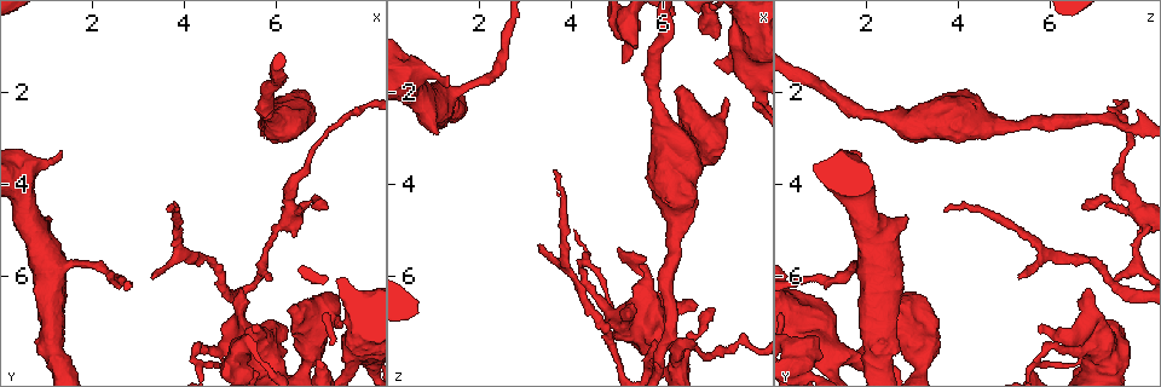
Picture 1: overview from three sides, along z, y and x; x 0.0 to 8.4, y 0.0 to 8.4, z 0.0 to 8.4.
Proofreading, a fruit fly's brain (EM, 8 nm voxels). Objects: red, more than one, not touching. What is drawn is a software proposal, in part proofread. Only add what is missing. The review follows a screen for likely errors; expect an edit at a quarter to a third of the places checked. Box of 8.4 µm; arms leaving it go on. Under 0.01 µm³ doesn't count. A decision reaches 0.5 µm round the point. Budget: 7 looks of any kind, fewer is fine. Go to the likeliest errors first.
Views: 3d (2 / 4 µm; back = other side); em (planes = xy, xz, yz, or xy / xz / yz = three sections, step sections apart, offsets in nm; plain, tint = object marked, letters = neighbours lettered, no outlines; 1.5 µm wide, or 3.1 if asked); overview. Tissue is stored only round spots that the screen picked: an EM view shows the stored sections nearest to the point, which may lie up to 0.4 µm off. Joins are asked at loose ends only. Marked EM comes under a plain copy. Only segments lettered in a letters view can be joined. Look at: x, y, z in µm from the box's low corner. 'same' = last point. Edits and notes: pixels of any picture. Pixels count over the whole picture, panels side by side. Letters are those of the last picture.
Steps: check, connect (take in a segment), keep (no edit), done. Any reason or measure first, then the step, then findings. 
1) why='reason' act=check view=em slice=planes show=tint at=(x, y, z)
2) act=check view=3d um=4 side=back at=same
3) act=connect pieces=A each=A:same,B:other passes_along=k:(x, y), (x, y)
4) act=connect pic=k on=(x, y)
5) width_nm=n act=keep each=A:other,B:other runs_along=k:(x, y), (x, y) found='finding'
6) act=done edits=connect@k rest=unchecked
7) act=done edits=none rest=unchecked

why='free end' act=check view=em slice=yz step=8 show=letters at=(5.55, 7.05, 5.75)

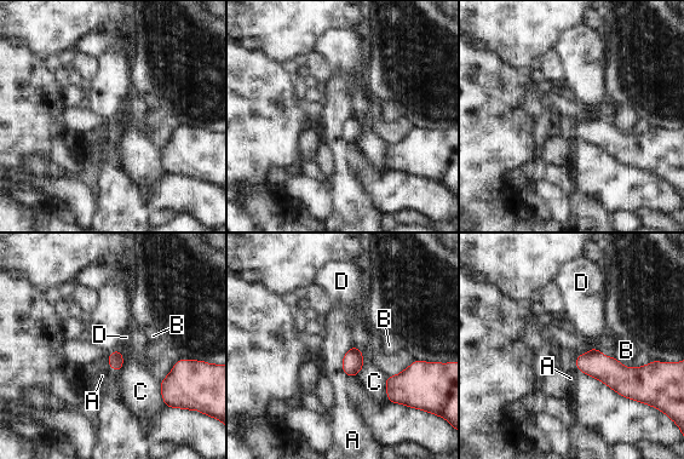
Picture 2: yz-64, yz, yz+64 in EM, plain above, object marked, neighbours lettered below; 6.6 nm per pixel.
why='cut it another way' act=check view=em slice=planes show=letters at=same

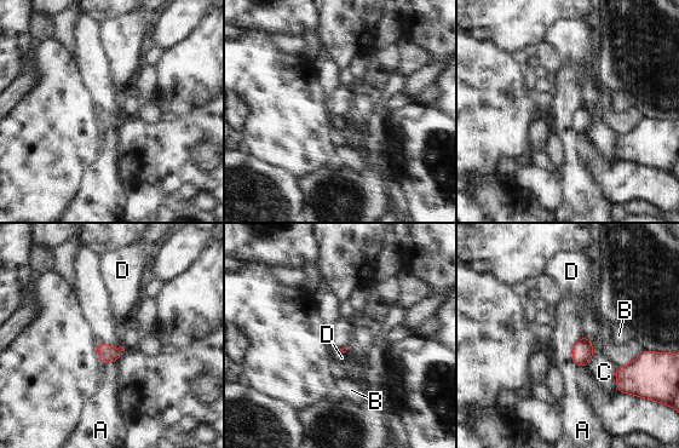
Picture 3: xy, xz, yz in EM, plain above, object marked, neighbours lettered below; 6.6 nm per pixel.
act=keep each=A:other,B:other,C:other,D:other border=3:(582, 336), (593, 342) found='none of them fits'

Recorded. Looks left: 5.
why='free end' act=check view=em slice=yz step=4 show=tint at=(7.15, 4.50, 6.75)

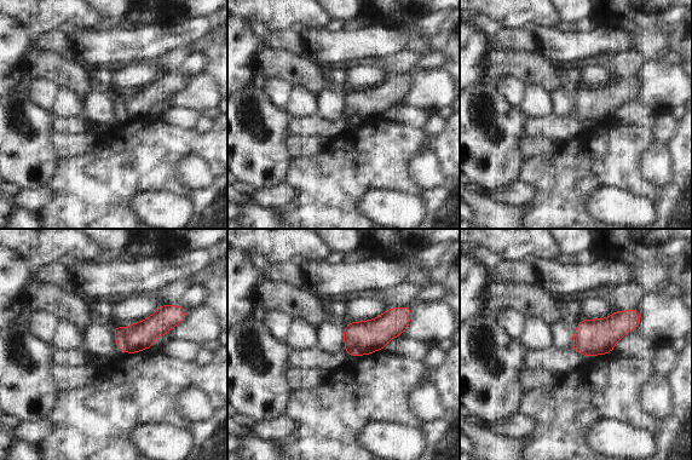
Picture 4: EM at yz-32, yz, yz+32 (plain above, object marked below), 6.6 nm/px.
act=check view=em slice=planes show=letters at=same

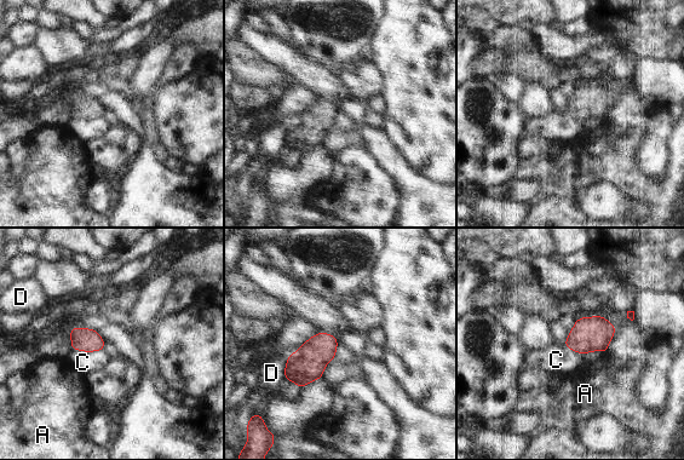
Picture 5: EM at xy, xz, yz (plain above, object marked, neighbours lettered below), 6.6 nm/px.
act=keep each=A:other,C:other,D:other border=5:(72, 349), (102, 351) found='no lettered segment goes on from it'

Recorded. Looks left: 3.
why='tapers out' act=check view=em slice=yz step=4 show=letters at=(3.65, 4.55, 3.75)

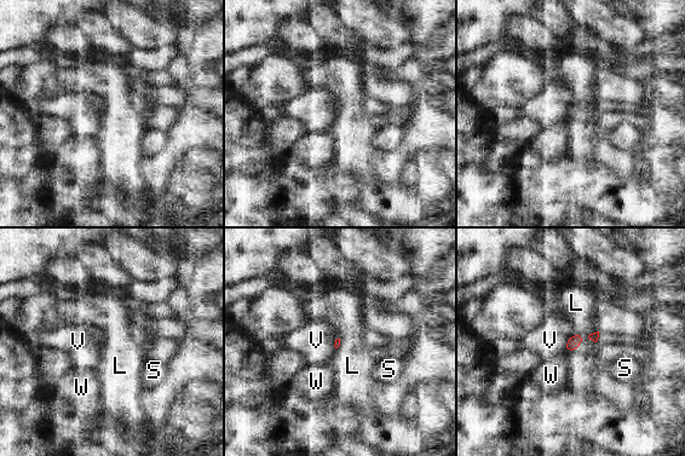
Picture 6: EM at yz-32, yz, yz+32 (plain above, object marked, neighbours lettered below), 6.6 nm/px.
act=check view=em slice=xz step=4 show=letters at=same

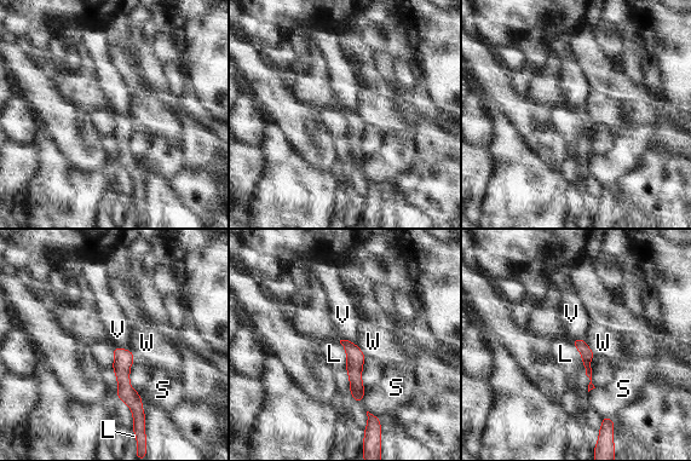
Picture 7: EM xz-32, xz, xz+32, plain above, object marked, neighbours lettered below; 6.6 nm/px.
act=keep each=L:other,S:other,V:other,W:other border=7:(339, 341), (346, 355), (346, 368) found='none of them fits'

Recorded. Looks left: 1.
act=done edits=none rest=unchecked

